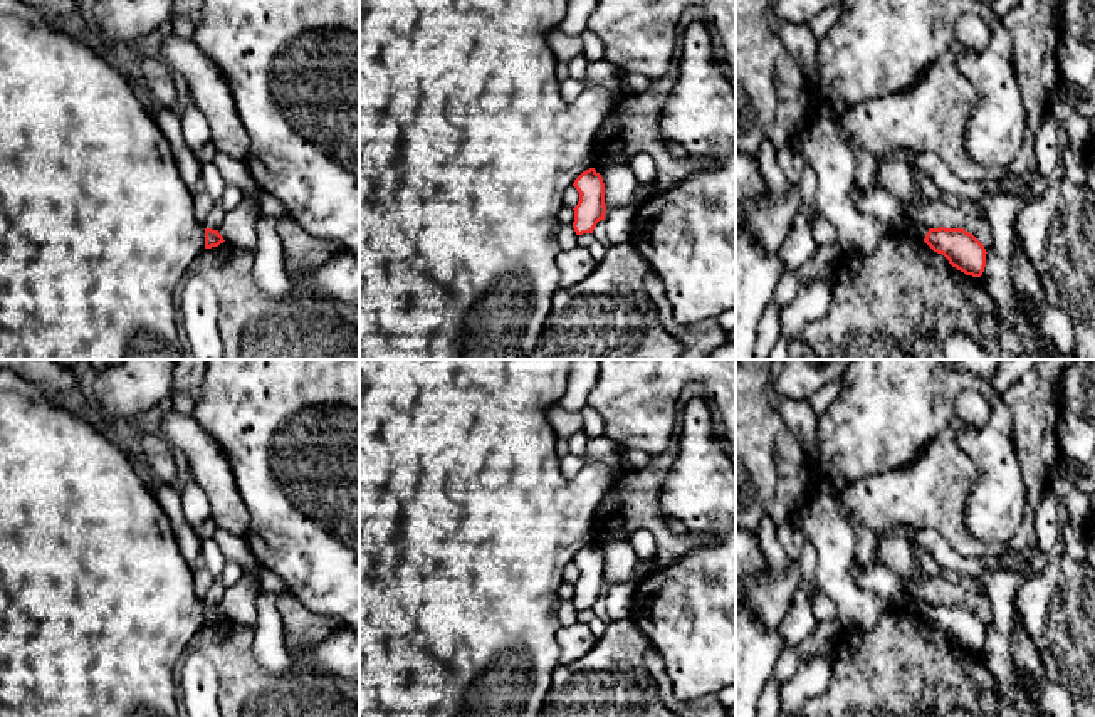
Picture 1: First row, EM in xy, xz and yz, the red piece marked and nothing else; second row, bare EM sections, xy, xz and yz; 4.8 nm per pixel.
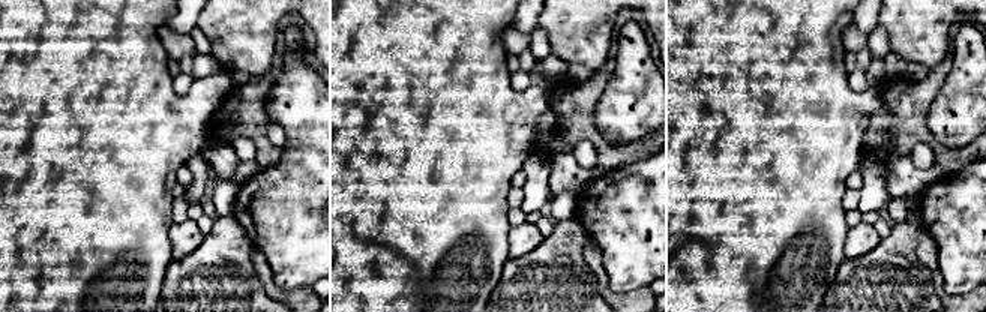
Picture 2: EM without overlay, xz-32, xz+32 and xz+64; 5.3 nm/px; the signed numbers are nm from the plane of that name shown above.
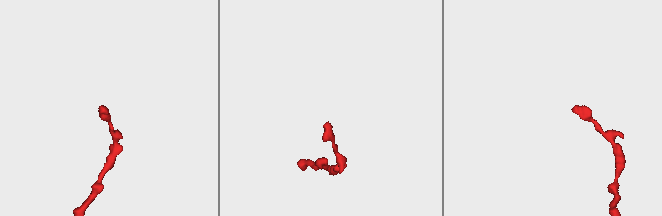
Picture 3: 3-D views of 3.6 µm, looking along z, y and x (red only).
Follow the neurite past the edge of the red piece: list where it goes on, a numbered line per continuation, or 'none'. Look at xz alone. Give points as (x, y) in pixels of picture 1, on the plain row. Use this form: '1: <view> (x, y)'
none

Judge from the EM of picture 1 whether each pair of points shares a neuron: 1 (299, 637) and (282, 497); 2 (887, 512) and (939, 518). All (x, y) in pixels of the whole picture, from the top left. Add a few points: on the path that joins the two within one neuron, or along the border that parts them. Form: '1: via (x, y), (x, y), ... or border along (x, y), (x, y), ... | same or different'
1: border along (288, 591), (309, 610), (328, 618) | different
2: via (901, 512), (926, 512) | same

